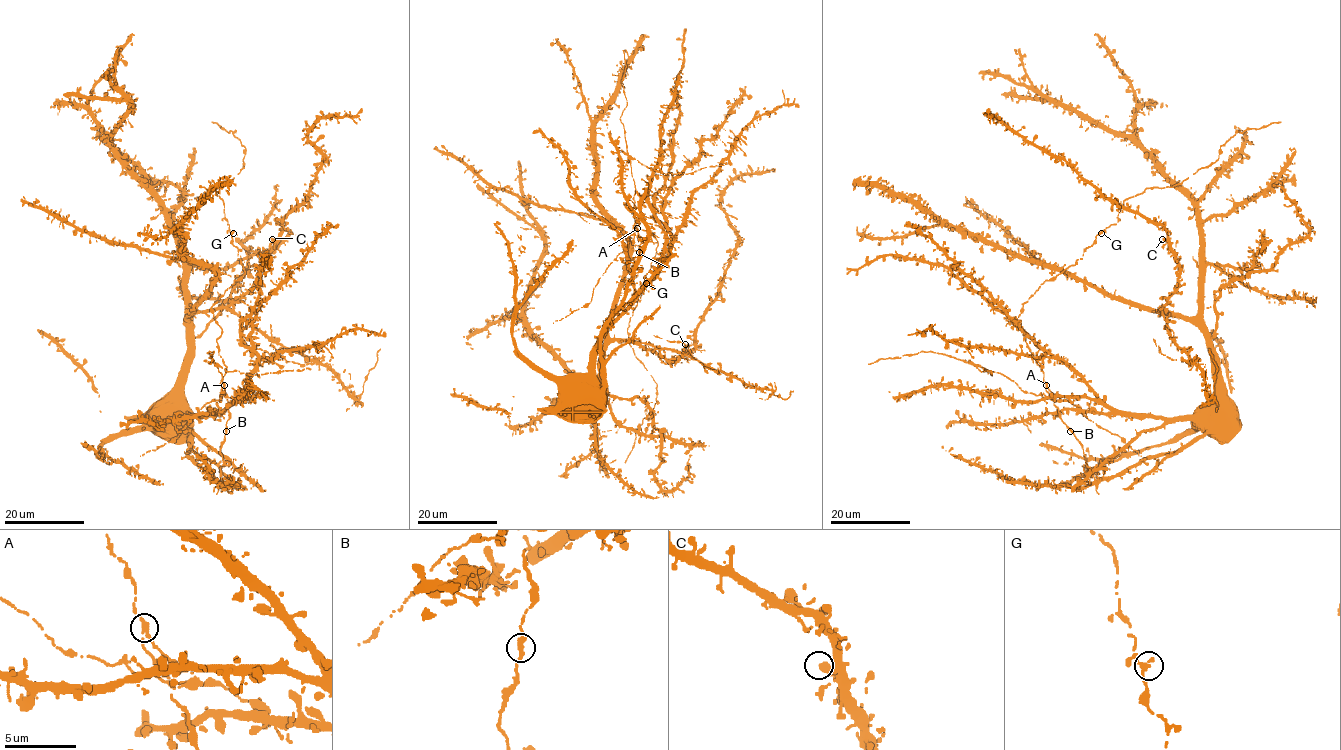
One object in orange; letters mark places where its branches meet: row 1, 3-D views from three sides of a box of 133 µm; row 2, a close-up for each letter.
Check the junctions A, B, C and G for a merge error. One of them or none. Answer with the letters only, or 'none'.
A

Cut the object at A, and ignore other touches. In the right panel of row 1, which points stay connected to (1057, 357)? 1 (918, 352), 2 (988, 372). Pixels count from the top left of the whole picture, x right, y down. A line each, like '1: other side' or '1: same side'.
1: other side
2: other side

